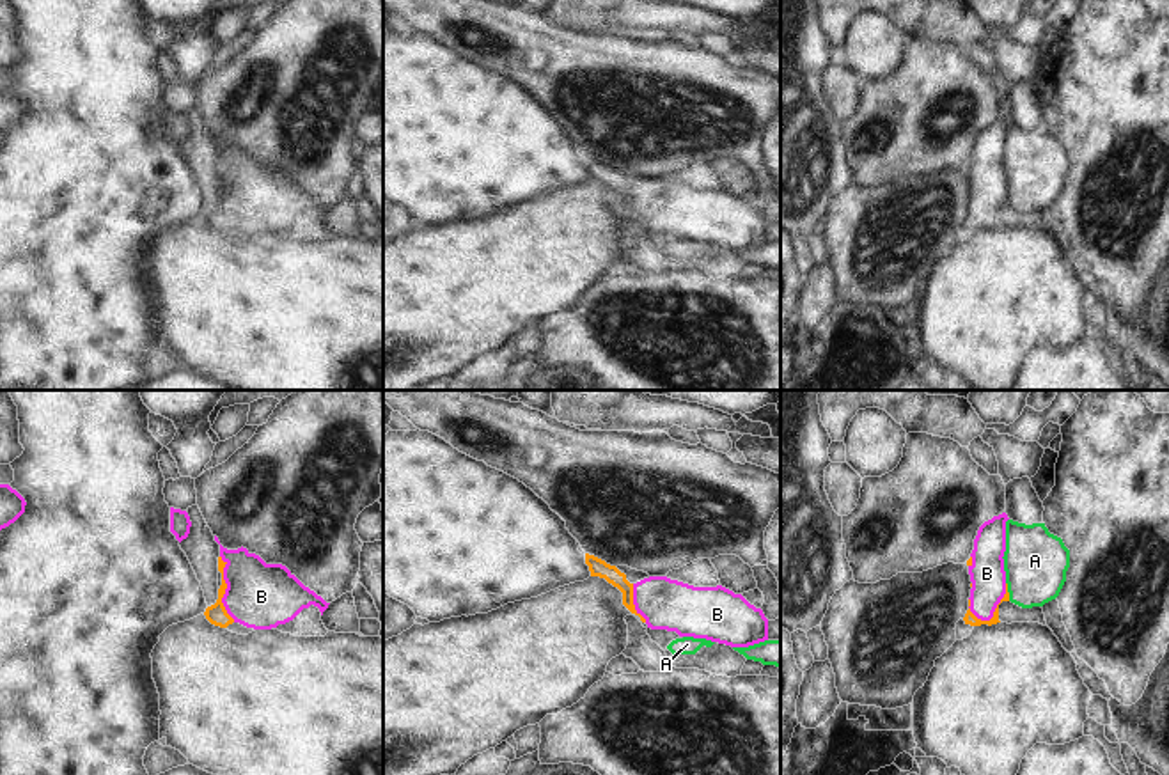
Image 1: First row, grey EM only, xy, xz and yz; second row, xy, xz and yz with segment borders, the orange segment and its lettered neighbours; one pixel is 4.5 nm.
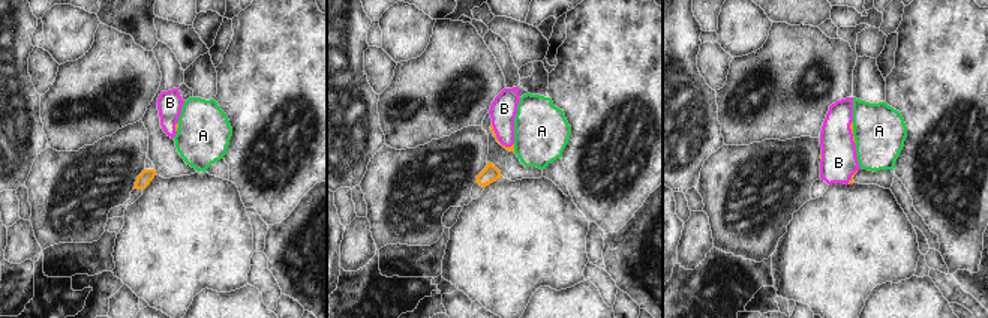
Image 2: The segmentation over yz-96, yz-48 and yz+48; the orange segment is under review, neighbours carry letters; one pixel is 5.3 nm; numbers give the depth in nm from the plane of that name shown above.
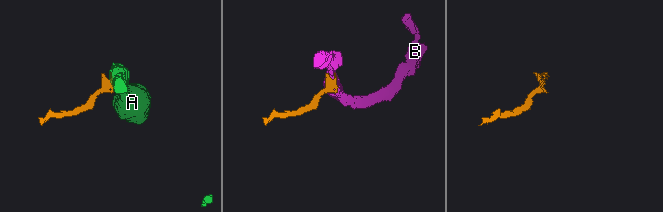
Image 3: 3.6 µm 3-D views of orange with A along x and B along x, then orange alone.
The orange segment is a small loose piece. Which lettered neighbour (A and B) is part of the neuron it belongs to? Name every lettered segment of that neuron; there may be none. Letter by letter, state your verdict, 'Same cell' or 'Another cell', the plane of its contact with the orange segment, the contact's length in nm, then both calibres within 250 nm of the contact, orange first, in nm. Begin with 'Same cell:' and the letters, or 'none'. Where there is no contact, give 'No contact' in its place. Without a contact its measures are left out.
Same cell: B
A: Another cell. Touches orange in yz. Shared border 90 nm. Thickness 50 nm (orange) against 280 nm
B: Same cell. Touches orange in xy. Shared border 320 nm. Thickness 90 nm (orange) against 300 nm

